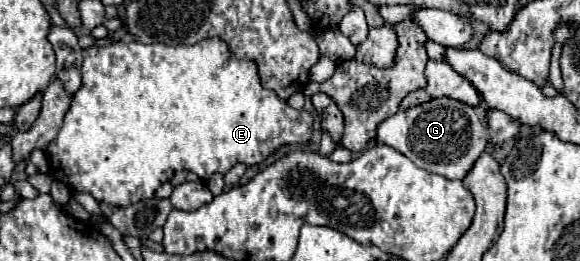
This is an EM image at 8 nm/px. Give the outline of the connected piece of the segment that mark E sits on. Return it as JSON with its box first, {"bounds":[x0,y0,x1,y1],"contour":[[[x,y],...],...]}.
{"bounds":[45,38,313,206],"contour":[[[219,38],[193,46],[115,42],[105,48],[83,50],[83,86],[73,94],[59,138],[45,148],[51,176],[69,190],[89,192],[97,202],[129,206],[153,198],[155,190],[177,170],[191,170],[203,182],[211,174],[227,174],[237,162],[261,164],[283,144],[303,144],[311,138],[313,116],[281,102],[275,92],[259,84],[253,62],[235,60]]]}

